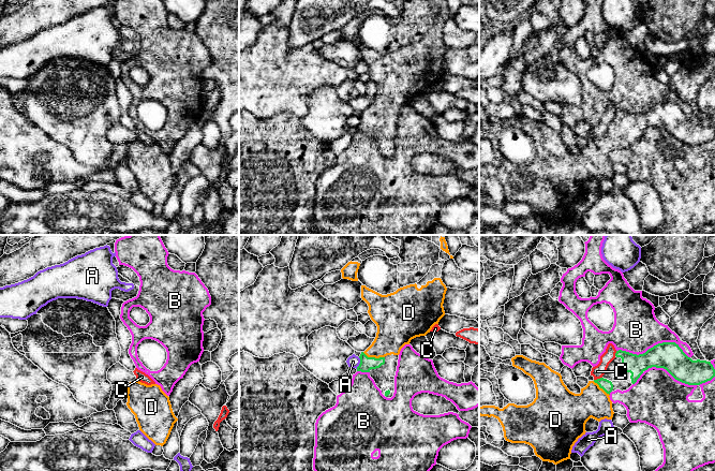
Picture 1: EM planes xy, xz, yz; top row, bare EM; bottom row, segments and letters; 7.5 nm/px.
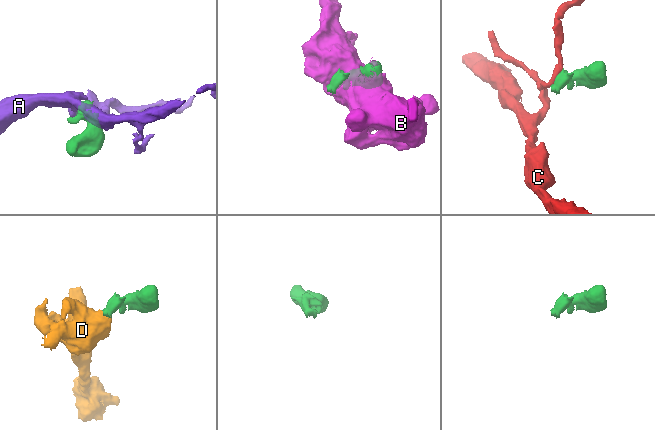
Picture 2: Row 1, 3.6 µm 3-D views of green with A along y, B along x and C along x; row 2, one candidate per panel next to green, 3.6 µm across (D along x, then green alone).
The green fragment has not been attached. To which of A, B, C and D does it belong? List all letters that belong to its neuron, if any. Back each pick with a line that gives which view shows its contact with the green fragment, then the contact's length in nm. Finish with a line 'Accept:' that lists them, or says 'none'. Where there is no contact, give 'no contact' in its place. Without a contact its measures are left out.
D: xz | 170 nm
Accept: D

